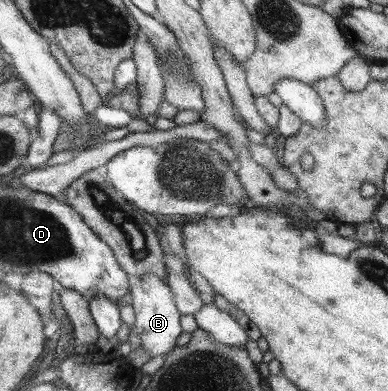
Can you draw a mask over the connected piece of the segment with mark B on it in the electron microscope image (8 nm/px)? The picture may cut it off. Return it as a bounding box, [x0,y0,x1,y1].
[127,275,182,357]

